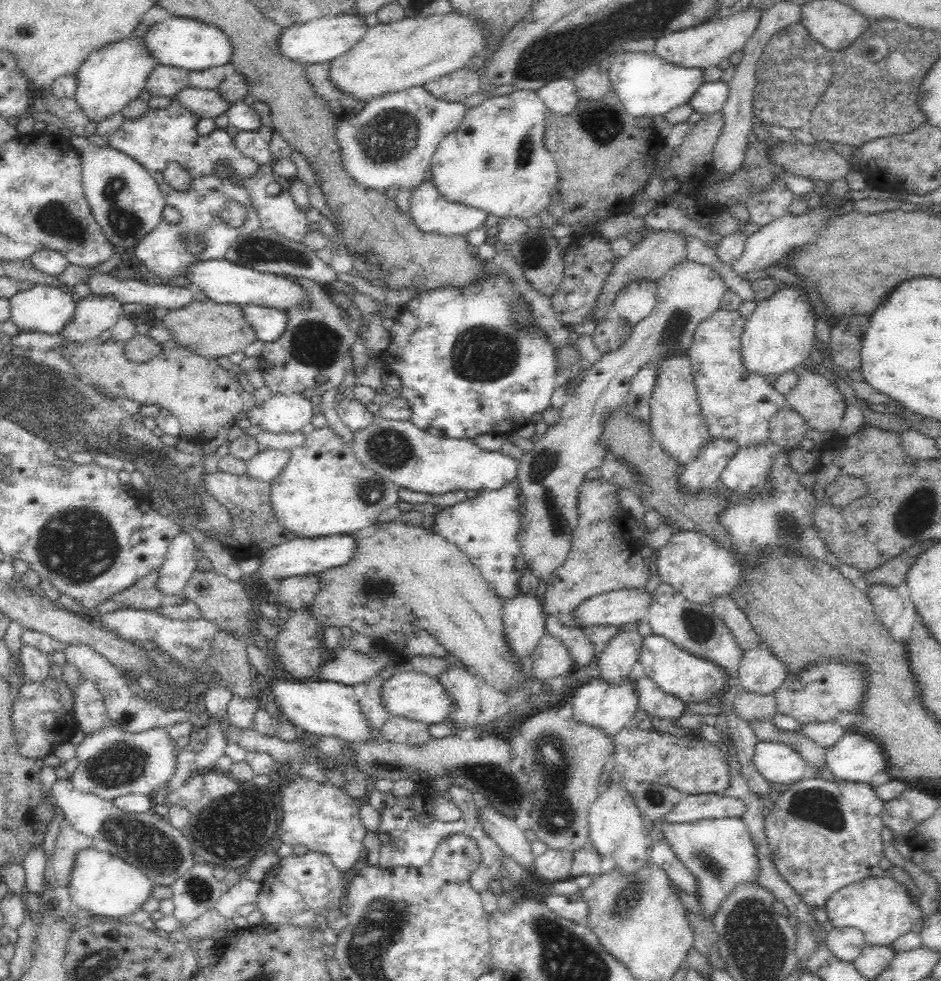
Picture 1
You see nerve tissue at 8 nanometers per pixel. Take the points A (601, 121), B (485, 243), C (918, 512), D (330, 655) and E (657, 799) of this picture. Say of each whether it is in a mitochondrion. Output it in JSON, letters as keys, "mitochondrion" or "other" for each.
{"A":"mitochondrion","B":"other","C":"mitochondrion","D":"other","E":"mitochondrion"}

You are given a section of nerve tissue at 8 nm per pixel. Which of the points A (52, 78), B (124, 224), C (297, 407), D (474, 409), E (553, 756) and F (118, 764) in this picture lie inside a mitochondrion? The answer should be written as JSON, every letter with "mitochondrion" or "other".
{"A":"other","B":"mitochondrion","C":"other","D":"other","E":"mitochondrion","F":"mitochondrion"}

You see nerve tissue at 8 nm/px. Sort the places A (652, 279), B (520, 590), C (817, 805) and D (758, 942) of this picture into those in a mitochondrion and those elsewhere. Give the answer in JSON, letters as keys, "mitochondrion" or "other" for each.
{"A":"other","B":"other","C":"mitochondrion","D":"mitochondrion"}

